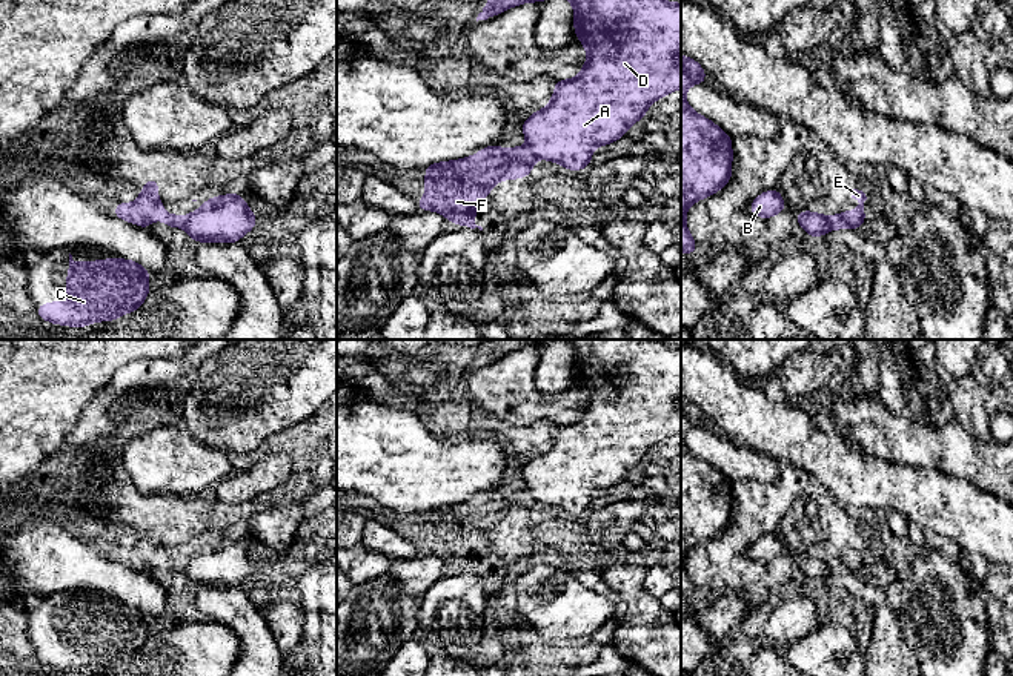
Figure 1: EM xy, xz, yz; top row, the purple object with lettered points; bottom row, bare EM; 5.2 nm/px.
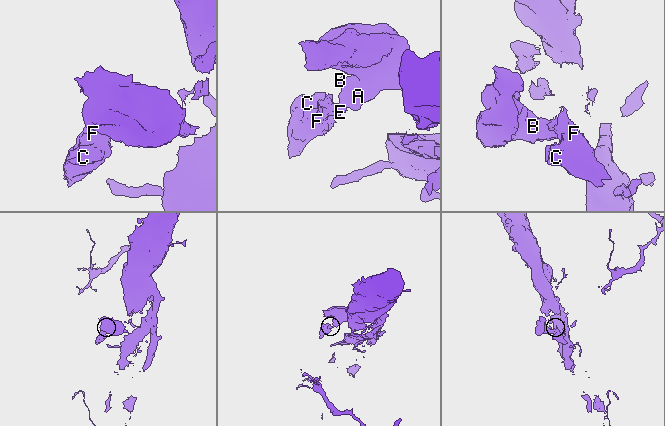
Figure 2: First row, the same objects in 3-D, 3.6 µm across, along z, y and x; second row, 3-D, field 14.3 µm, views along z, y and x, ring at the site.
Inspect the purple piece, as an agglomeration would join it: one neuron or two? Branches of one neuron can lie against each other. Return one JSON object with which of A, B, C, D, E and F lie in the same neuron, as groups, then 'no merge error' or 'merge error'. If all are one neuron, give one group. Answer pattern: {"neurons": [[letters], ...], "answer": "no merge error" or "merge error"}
{"neurons": [["A", "B", "D"], ["C", "E", "F"]], "answer": "merge error"}

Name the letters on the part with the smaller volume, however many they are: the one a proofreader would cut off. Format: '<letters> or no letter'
C, E, F

